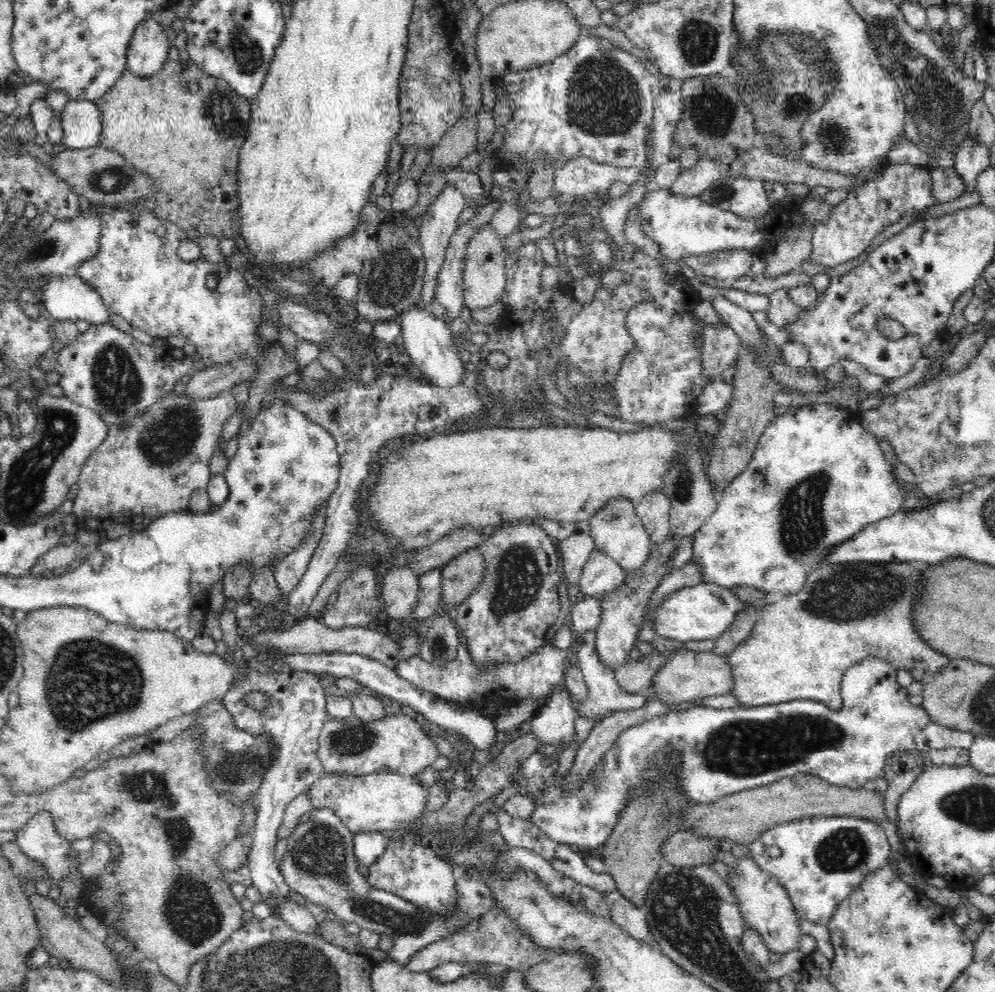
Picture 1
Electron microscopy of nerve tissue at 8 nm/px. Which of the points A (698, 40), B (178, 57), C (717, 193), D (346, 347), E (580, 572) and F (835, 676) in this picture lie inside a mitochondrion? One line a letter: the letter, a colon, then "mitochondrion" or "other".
A: mitochondrion
B: other
C: mitochondrion
D: mitochondrion
E: other
F: other

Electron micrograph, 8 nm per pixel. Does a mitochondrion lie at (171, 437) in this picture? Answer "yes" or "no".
yes

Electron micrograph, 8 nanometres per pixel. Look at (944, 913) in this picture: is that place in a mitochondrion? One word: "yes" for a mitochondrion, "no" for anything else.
no

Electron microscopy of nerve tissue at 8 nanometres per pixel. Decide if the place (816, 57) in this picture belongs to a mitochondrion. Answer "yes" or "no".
yes

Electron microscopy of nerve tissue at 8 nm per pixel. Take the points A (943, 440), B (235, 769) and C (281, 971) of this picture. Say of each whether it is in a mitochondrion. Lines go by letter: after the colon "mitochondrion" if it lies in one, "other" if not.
A: other
B: mitochondrion
C: mitochondrion

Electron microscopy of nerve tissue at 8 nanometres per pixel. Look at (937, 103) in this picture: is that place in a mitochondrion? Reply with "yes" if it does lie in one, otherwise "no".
yes

